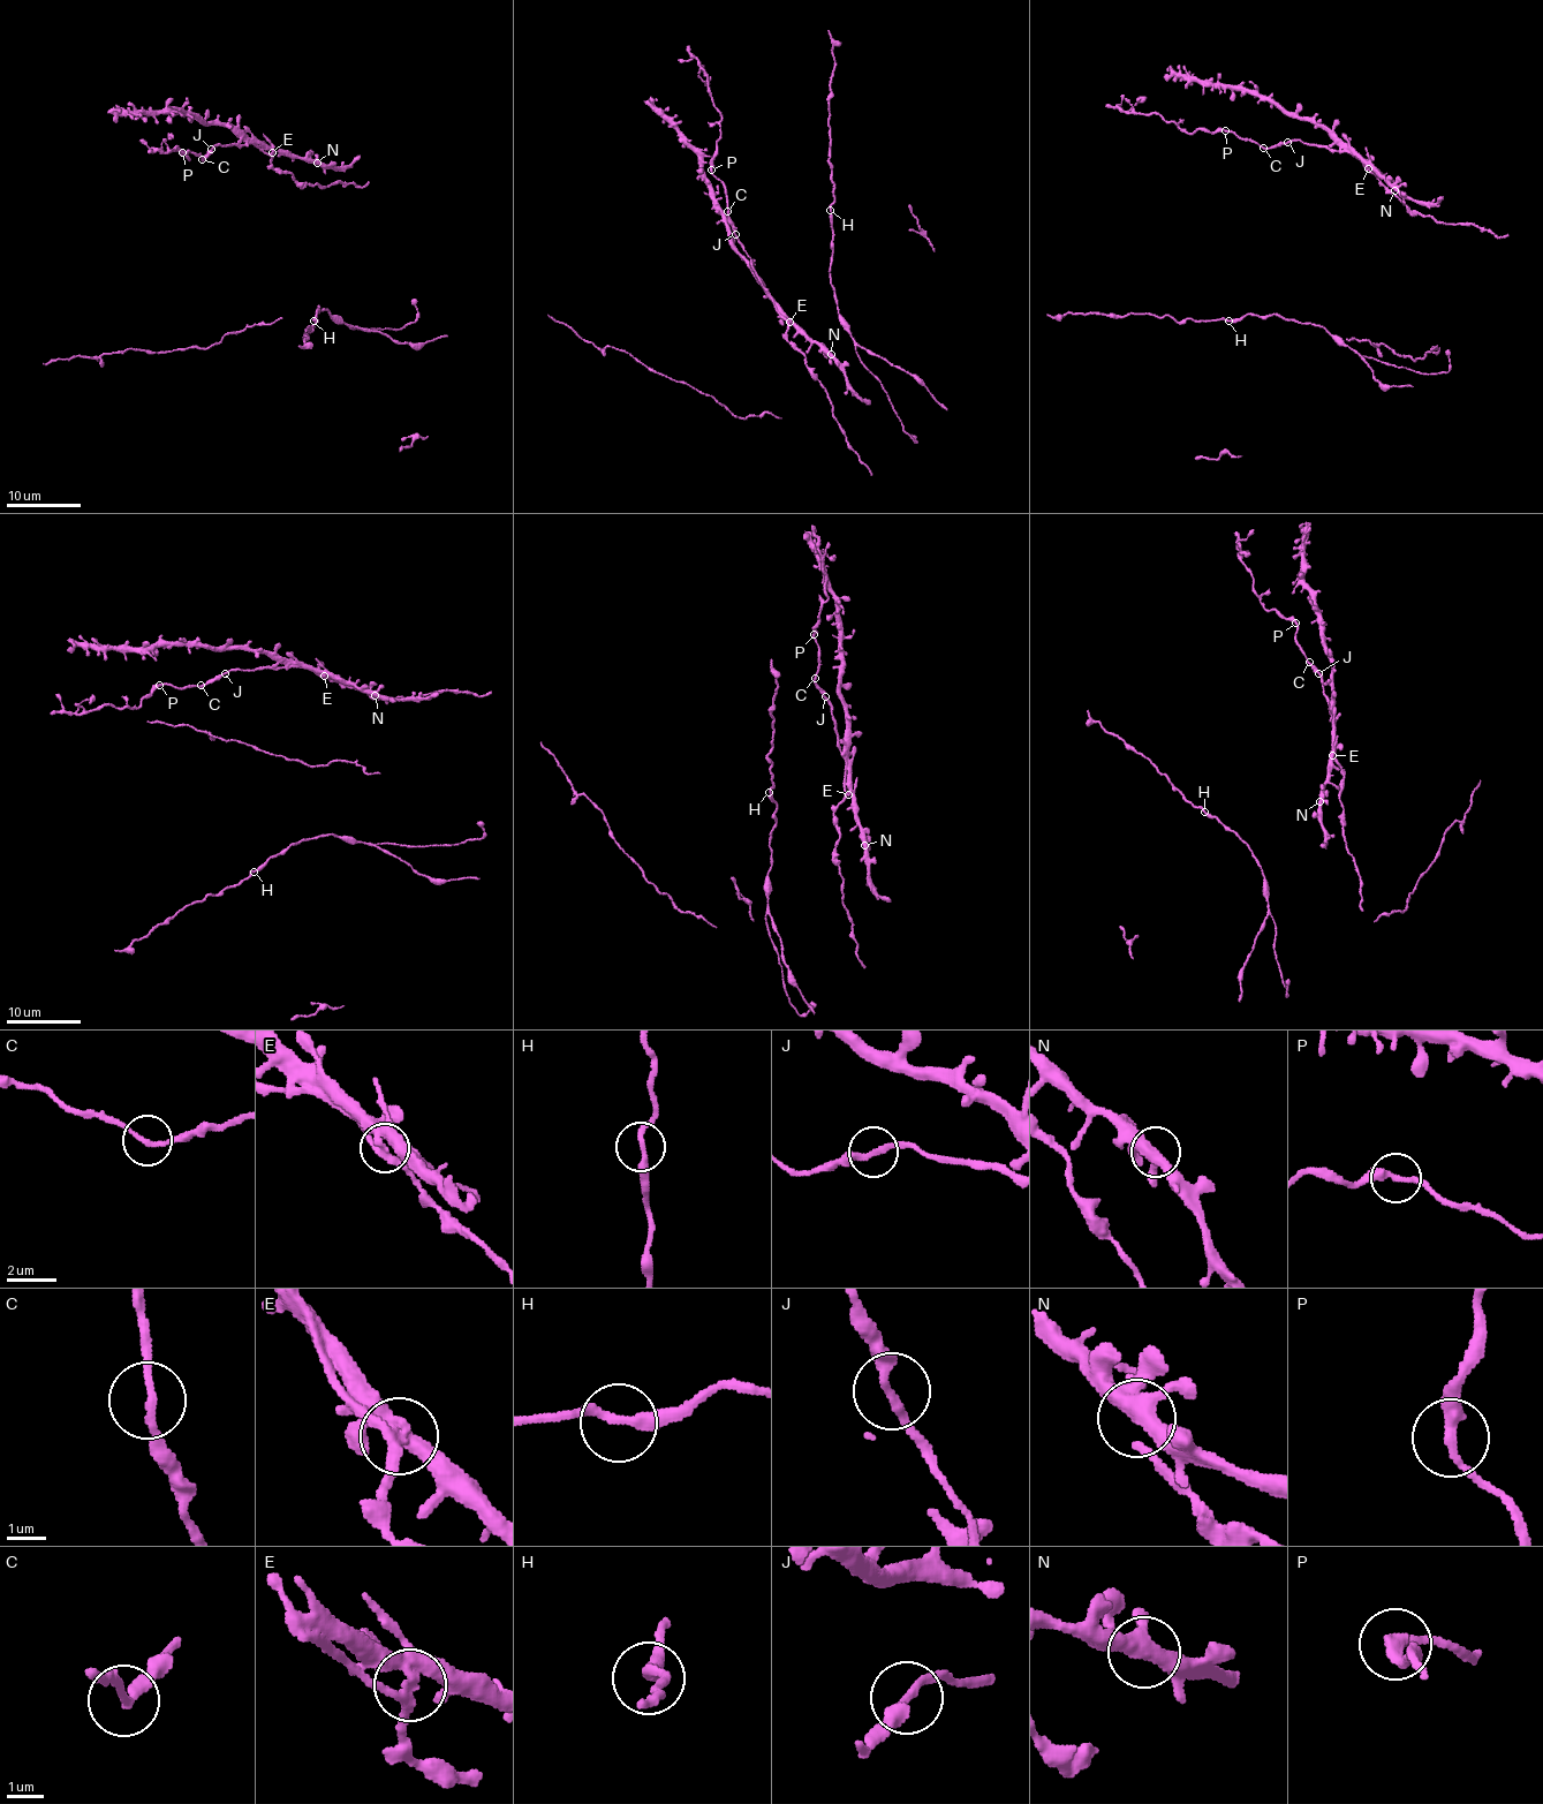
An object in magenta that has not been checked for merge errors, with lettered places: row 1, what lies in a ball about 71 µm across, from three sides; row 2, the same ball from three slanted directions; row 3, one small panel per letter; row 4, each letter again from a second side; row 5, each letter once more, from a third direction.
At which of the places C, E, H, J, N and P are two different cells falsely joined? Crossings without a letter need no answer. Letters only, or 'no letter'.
E, J

